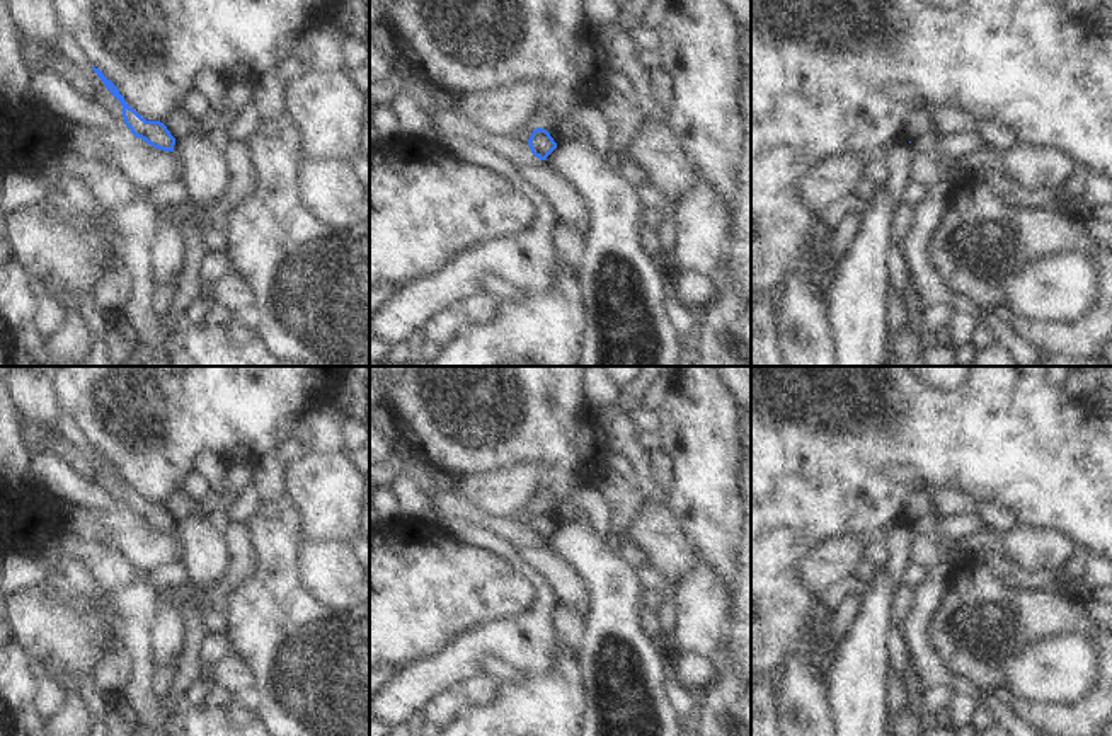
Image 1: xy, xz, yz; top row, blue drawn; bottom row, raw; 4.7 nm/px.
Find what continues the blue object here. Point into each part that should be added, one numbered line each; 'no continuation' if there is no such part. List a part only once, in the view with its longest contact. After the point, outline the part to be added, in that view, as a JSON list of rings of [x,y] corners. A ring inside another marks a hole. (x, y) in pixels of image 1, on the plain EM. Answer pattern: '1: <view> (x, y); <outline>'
no continuation

